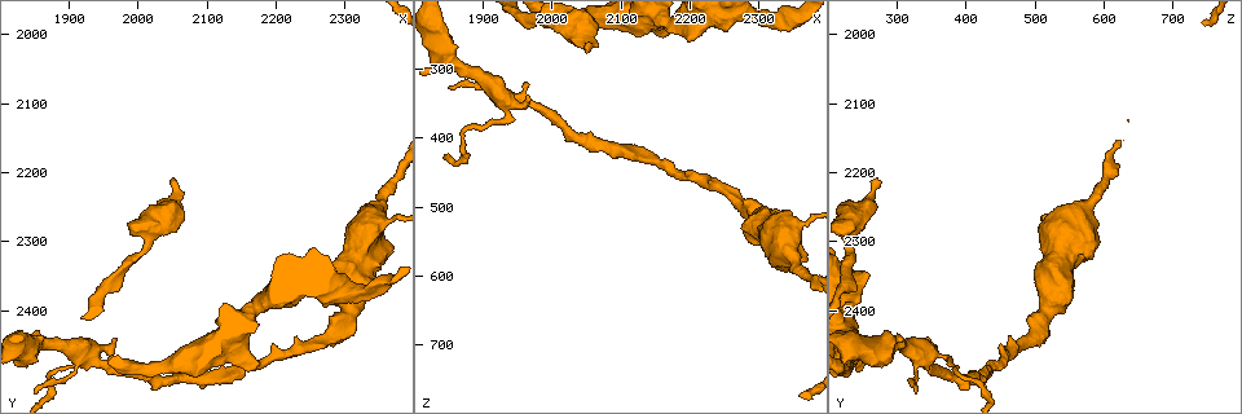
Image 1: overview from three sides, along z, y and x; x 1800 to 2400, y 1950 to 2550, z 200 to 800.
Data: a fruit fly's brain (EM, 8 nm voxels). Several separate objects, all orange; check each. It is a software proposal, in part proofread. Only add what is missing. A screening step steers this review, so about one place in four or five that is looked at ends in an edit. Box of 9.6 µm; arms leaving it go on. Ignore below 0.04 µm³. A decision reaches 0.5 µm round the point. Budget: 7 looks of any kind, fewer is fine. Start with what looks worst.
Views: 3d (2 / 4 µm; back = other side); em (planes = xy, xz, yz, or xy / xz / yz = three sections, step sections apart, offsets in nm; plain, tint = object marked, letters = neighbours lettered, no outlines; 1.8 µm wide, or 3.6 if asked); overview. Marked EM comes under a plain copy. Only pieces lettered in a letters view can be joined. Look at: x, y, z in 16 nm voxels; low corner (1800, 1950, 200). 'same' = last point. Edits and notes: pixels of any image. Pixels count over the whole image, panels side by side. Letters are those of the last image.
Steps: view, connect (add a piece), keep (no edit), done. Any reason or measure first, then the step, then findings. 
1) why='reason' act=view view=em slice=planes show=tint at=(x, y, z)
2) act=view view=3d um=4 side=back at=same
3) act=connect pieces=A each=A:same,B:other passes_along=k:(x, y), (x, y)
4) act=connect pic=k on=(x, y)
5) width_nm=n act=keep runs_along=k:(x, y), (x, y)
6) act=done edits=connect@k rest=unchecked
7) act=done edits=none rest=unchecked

why='free end' act=view view=3d um=4 at=(1965, 2445, 340)

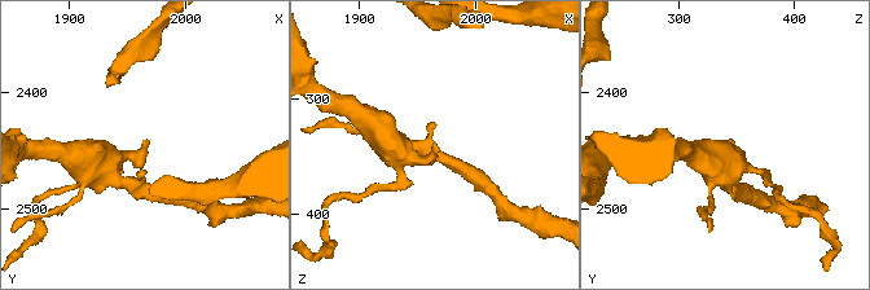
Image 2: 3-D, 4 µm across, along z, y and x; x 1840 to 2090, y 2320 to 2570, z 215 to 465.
act=view view=em slice=yz step=16 show=tint at=(1964, 2438, 340)

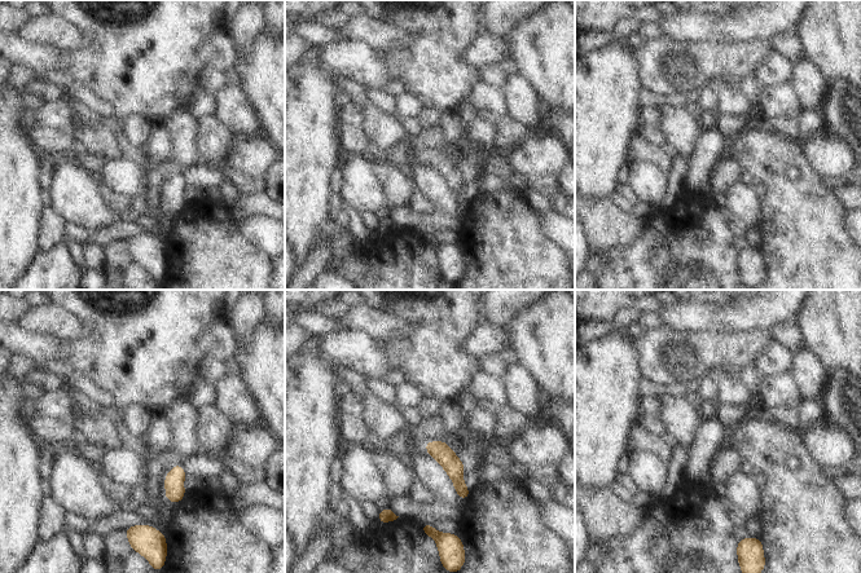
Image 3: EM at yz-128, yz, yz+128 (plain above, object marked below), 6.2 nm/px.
act=view view=em slice=planes show=letters at=same

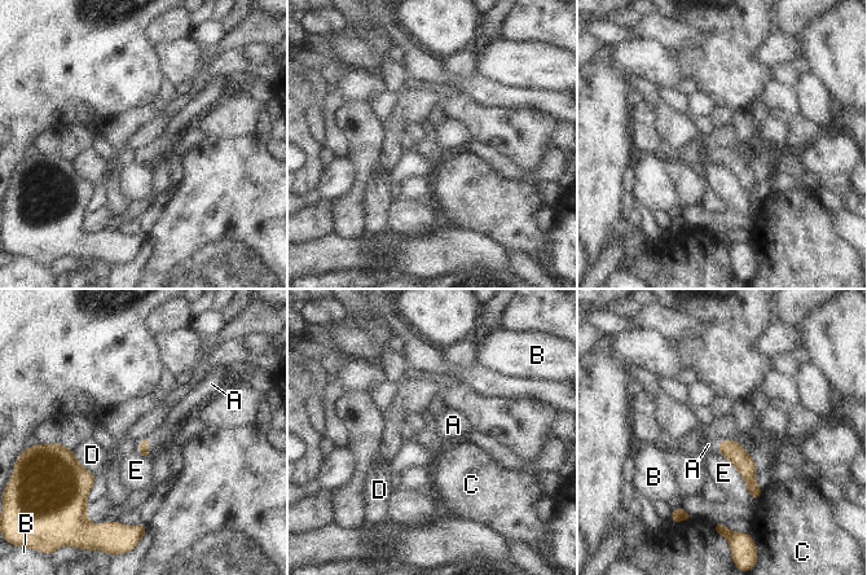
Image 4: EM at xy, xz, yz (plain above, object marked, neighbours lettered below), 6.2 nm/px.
longest_contact=E:380nm act=connect pieces=A each=A:same,B:other,C:other,D:other,E:other found='the cell continues'

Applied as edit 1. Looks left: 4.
why='see it whole again' act=view view=overview

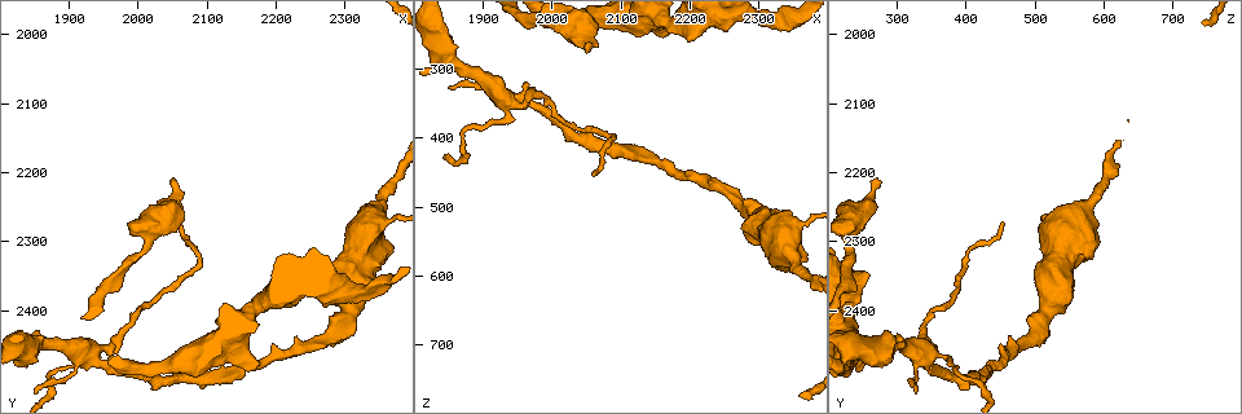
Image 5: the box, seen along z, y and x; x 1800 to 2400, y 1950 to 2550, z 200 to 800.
why='long arm stops here' act=view view=em slice=planes show=letters at=(2060, 2275, 455)

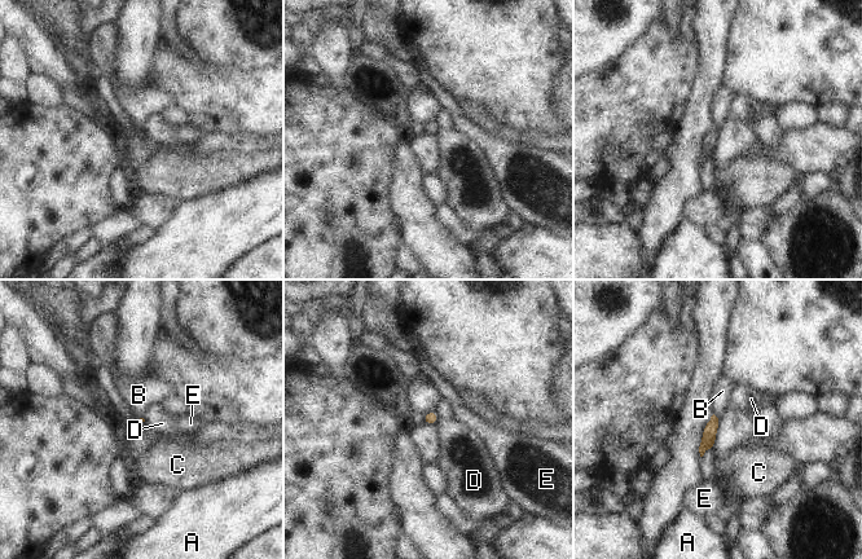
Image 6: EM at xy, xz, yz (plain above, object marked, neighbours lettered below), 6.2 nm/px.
act=connect pieces=B each=A:other,B:same,C:other,D:other,E:other passes_along=6:(709, 431), (715, 416), (722, 391) found='it goes on there'

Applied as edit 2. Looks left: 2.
act=done edits=connect@4,connect@6 rest=unchecked

